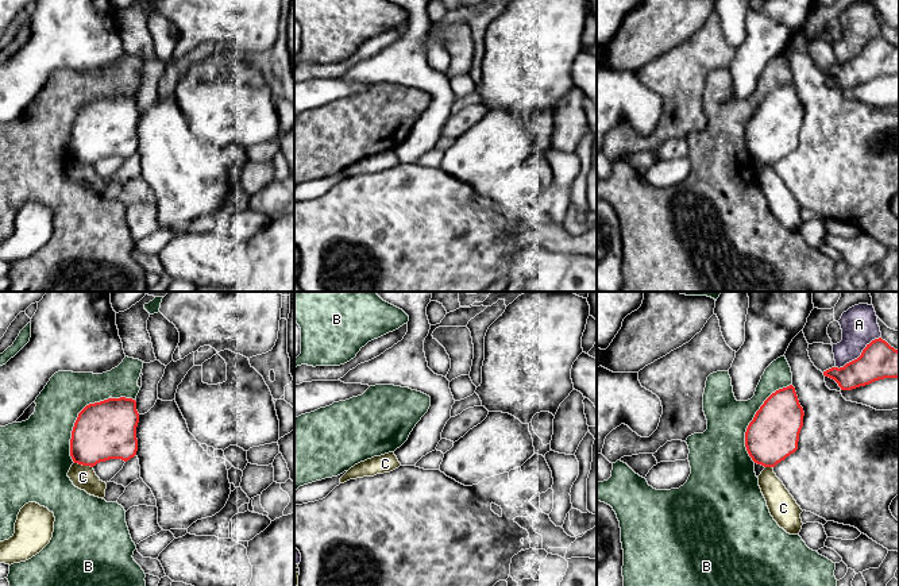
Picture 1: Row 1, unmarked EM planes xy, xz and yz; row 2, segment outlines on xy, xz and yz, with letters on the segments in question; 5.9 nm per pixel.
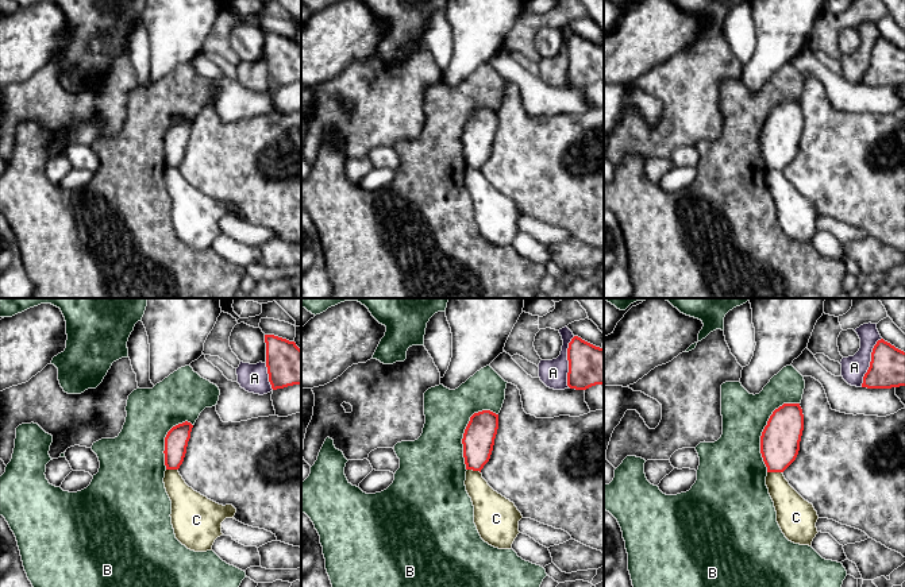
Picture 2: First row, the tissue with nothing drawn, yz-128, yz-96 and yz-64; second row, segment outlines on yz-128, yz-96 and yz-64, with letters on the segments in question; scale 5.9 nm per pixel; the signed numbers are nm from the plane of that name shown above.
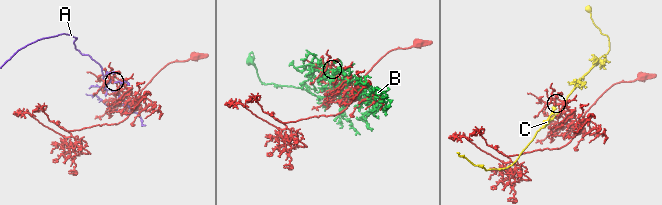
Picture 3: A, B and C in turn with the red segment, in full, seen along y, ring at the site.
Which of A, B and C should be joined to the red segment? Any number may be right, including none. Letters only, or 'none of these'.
none of these

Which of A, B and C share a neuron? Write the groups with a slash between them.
A / B / C

